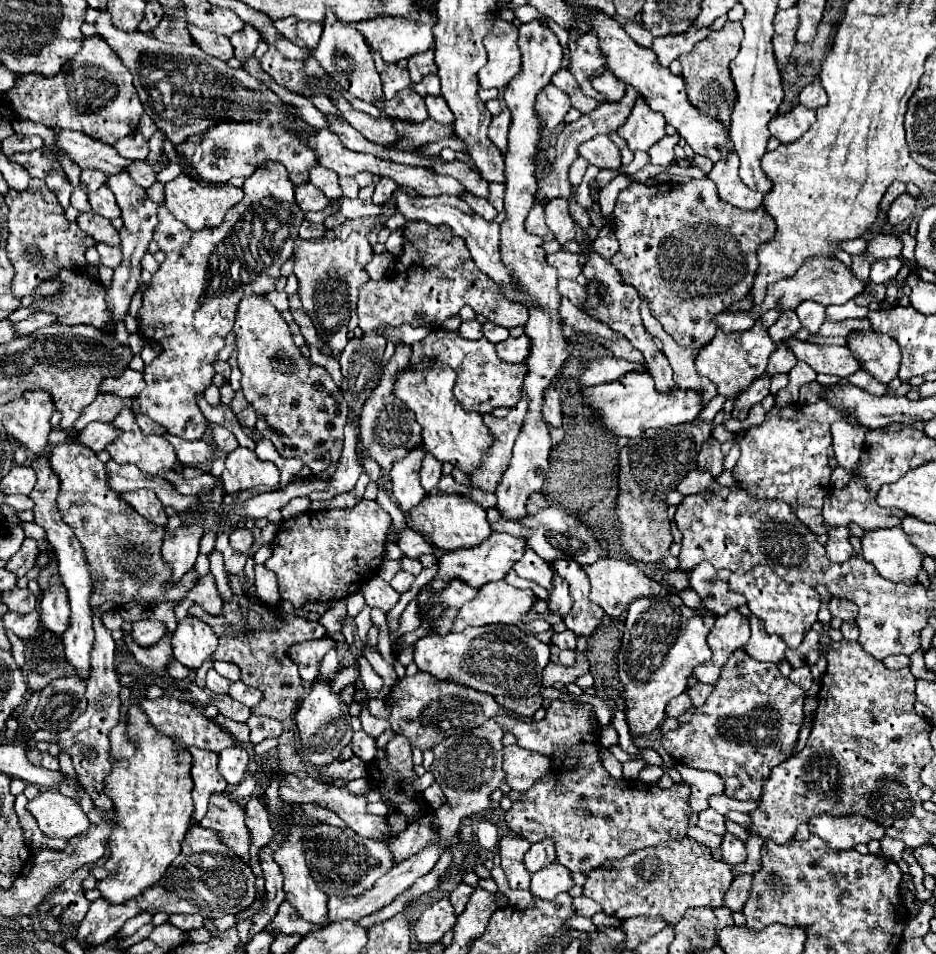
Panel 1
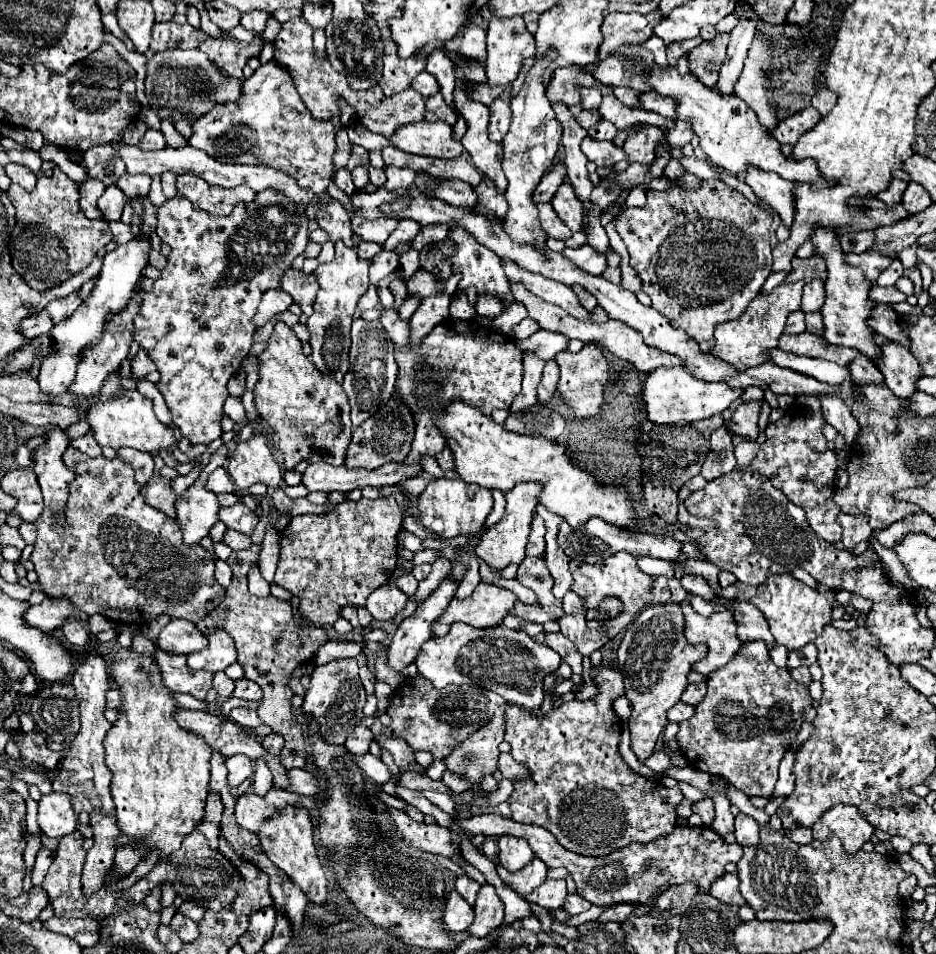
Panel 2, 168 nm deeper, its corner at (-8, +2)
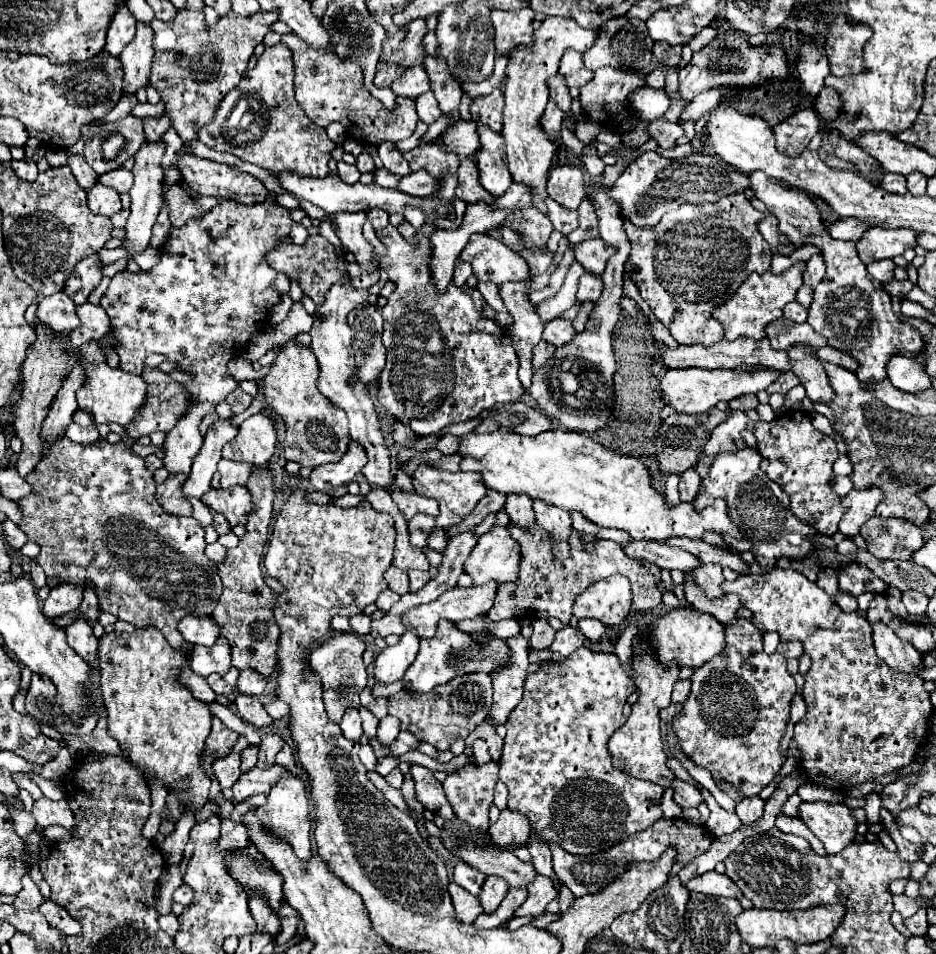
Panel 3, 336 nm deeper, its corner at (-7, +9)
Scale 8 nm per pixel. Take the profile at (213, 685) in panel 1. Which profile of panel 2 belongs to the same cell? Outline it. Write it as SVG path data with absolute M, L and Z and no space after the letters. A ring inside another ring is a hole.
M215 673L215 679L213 679L213 689L221 695L221 697L231 697L233 695L233 681L223 673Z

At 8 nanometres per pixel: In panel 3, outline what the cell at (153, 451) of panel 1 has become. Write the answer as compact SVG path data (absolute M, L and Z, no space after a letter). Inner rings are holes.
M98 342L86 344L86 348L82 348L80 360L86 360L86 386L76 392L78 408L90 412L96 426L112 422L122 426L132 424L146 404L146 382L142 380L142 376L130 376L120 368L110 368L104 354L98 352Z

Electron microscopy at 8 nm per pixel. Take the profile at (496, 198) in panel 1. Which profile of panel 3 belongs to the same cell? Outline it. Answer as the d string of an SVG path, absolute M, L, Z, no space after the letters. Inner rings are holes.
M466 158L460 164L458 170L458 188L456 188L456 198L464 202L488 202L492 204L496 198L480 184L480 174L478 166L474 160Z

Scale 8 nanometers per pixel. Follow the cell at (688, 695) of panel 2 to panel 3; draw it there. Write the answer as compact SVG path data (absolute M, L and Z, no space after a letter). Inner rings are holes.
M678 680L678 682L674 684L672 702L686 702L688 696L690 696L690 680Z

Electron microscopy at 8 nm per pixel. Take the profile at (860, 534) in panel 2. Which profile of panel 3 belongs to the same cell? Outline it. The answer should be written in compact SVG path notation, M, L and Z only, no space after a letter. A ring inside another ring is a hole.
M878 488L870 490L852 490L848 496L842 498L844 516L840 520L840 532L844 536L856 536L860 532L860 526L874 516L876 506L882 502L882 492Z

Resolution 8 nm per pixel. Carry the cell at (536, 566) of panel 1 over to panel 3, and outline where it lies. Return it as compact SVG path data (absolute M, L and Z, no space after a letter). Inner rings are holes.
M508 496L504 506L508 508L506 512L516 526L526 528L526 526L536 524L536 516L534 516L534 510L532 510L532 500L528 496Z

